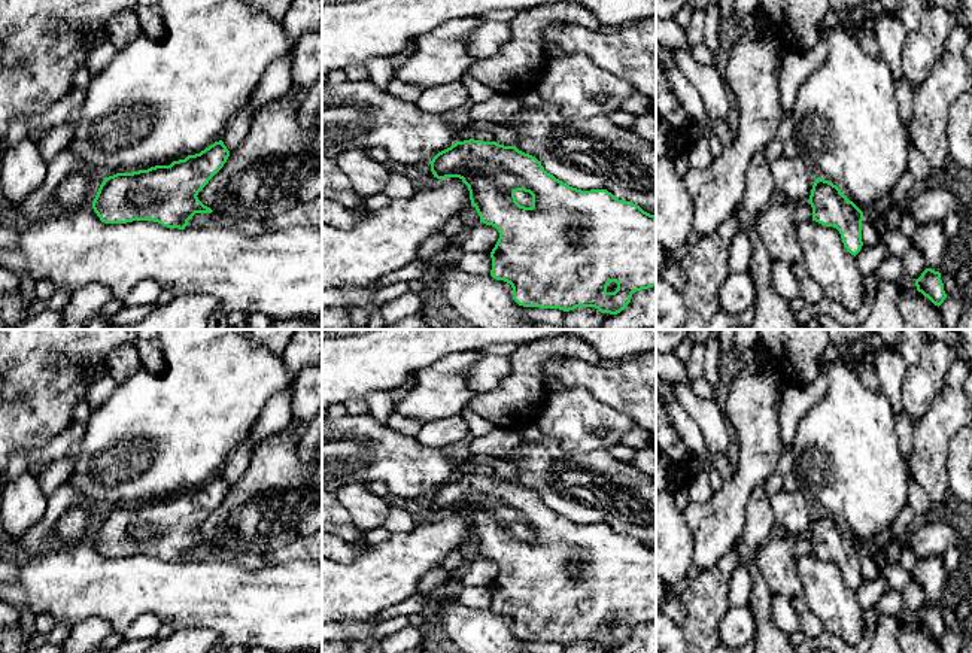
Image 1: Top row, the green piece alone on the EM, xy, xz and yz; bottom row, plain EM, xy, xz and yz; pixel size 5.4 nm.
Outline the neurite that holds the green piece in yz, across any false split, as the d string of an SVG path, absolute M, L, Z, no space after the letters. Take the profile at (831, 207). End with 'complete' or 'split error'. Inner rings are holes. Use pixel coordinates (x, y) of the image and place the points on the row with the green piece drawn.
M781 157L771 163L775 189L796 204L808 201L812 221L839 231L844 247L857 255L863 246L863 212L829 180L820 179L812 167L801 157Z | split error

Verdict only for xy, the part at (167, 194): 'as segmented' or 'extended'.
extended

